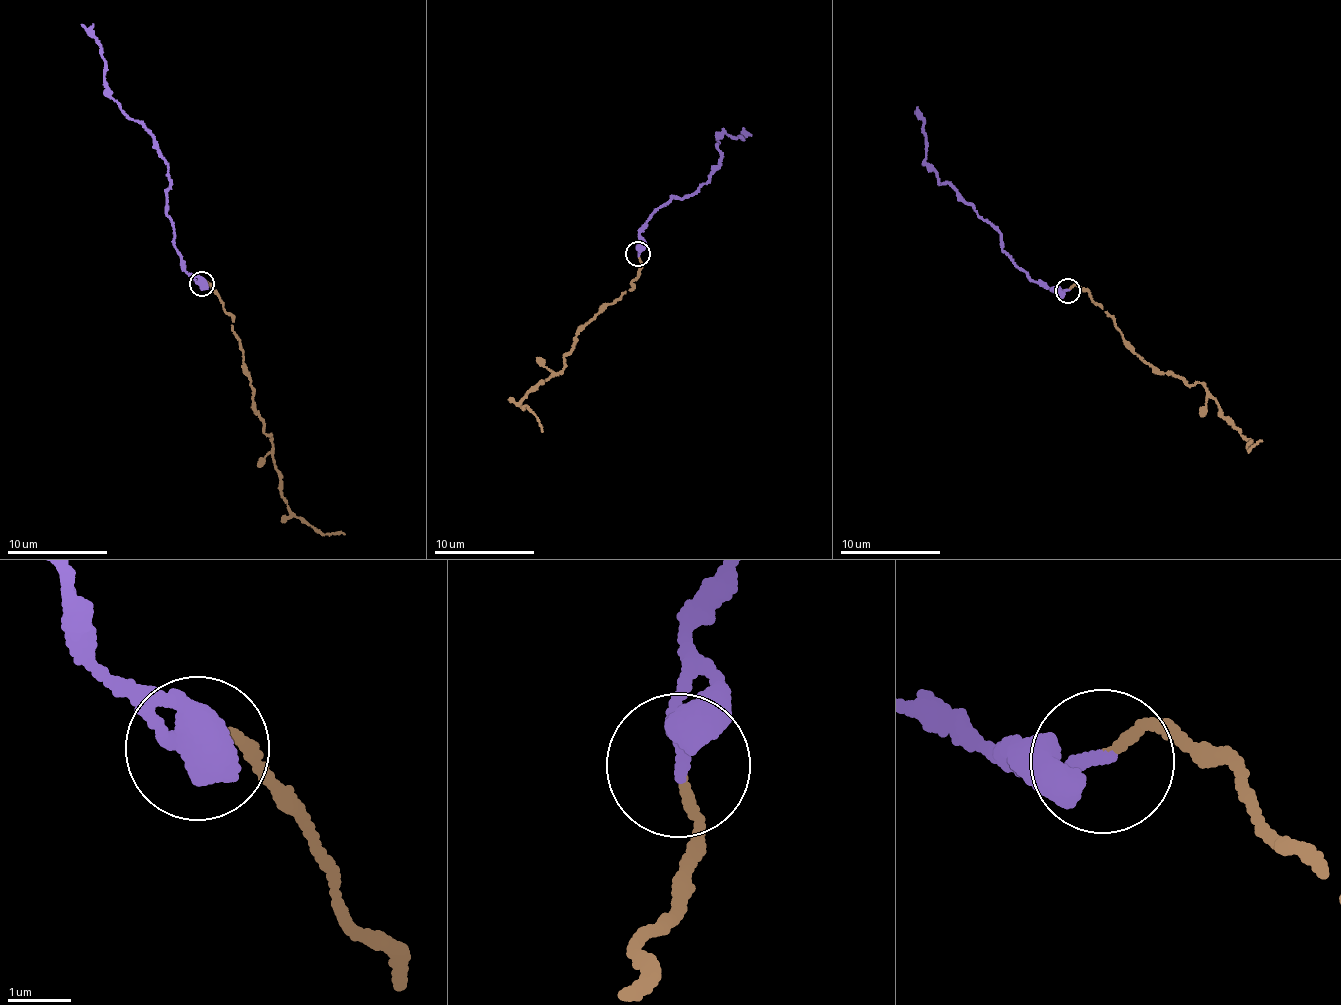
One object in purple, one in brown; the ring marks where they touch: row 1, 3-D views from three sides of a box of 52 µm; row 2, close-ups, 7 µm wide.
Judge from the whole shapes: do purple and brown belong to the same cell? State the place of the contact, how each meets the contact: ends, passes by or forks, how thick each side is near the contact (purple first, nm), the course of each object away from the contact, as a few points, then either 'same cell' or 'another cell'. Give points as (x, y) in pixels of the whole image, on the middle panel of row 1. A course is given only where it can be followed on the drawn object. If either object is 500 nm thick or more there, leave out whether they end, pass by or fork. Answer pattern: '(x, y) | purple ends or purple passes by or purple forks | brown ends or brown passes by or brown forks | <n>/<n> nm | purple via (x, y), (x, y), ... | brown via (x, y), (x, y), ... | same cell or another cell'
(638, 254) | purple passes by | brown ends | 200/120 nm | purple via (638, 254), (649, 216), (704, 185), (720, 164), (723, 131), (744, 140), (743, 129) | brown via (639, 255), (640, 273), (629, 289), (576, 335), (560, 370), (542, 380), (520, 404), (542, 432) | same cell

